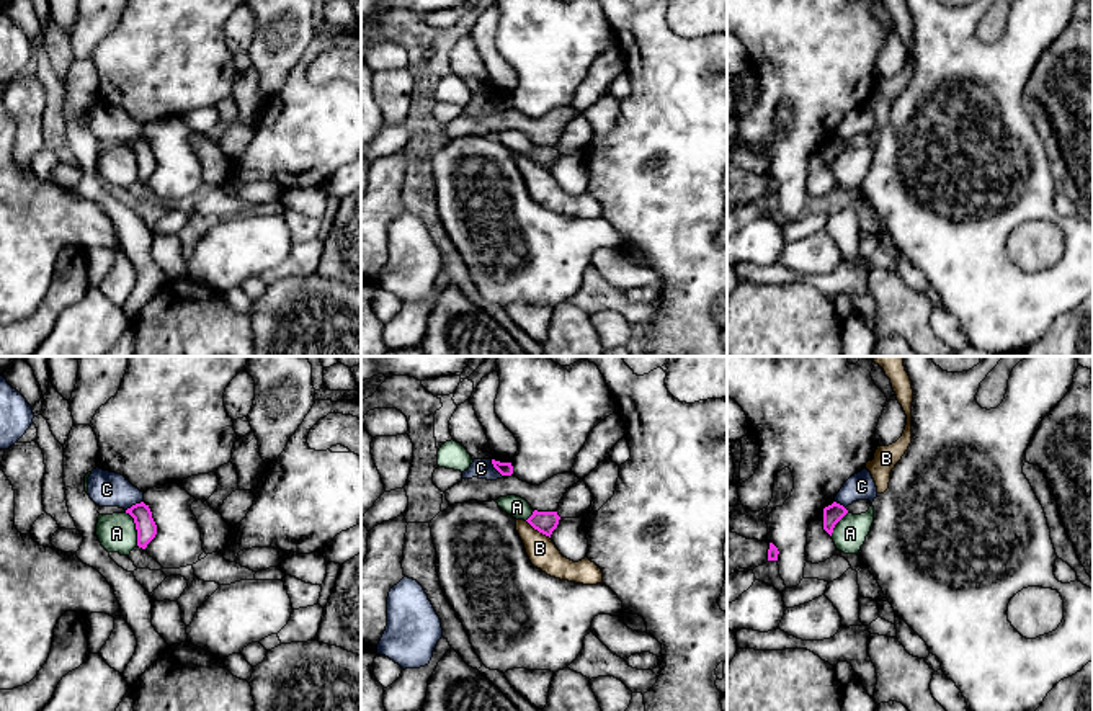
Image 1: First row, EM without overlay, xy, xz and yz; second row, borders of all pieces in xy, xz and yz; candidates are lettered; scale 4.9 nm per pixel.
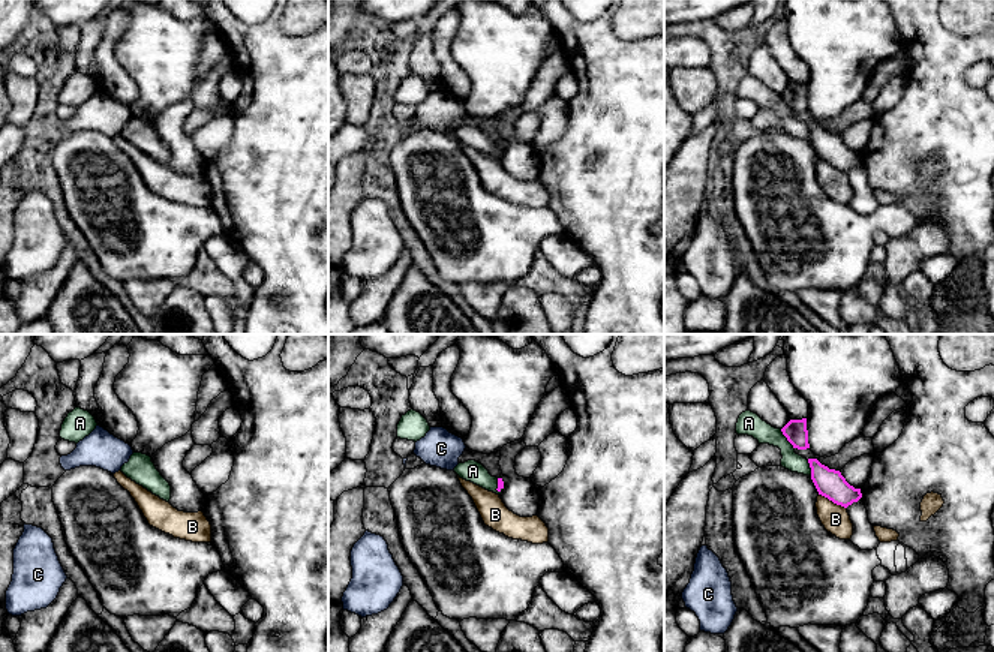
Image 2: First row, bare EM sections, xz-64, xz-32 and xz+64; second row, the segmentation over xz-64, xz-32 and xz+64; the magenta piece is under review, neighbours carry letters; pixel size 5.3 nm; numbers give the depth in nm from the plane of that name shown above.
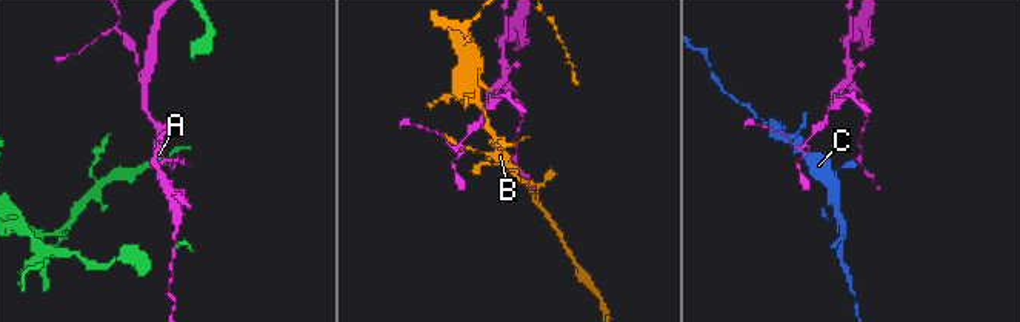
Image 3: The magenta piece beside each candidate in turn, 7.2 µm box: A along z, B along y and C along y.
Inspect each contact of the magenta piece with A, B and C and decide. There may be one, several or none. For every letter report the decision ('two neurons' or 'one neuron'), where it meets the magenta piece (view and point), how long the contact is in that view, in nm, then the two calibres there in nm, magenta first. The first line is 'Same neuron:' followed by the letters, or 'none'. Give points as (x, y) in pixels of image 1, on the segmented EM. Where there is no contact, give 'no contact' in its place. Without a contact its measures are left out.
Same neuron: none
A: two neurons; contact xy (136, 528); length 180 nm; calibres 100 and 190 nm
B: two neurons; contact xz (538, 530); length 150 nm; calibres 110 and 140 nm
C: two neurons; contact xy (136, 504); length 100 nm; calibres 100 and 180 nm

